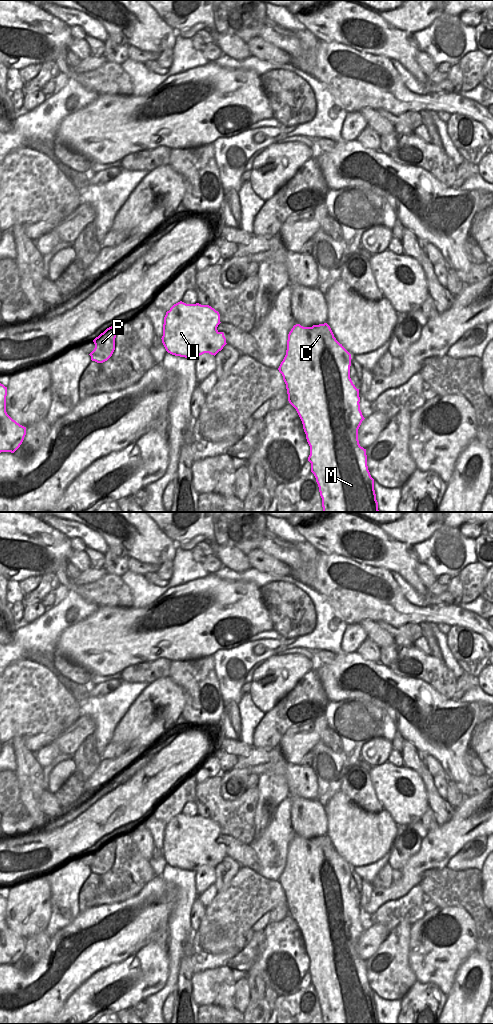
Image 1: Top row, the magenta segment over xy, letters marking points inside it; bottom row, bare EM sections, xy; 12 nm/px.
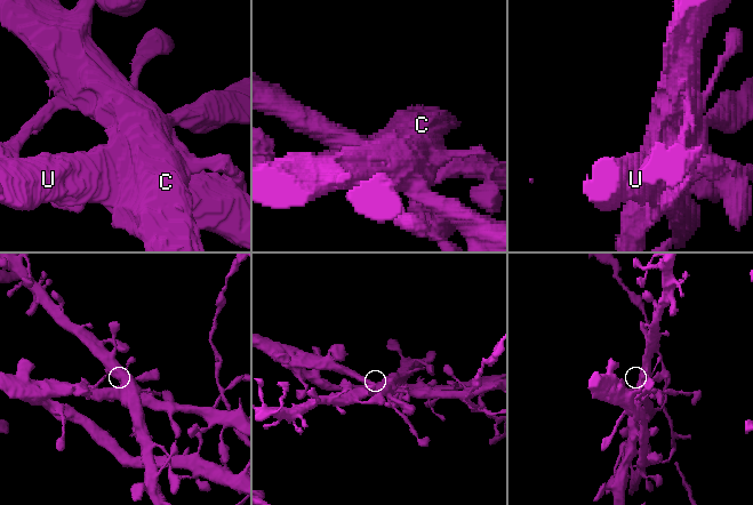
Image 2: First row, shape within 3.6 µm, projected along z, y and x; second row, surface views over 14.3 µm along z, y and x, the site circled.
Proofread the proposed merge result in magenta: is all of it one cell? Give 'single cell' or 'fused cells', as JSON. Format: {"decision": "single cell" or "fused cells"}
{"decision": "fused cells"}

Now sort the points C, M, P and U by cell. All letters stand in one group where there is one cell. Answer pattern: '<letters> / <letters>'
C M P / U

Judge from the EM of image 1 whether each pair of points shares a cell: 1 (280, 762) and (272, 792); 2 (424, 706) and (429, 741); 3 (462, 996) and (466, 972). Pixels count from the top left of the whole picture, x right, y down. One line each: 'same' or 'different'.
1: same
2: same
3: same

